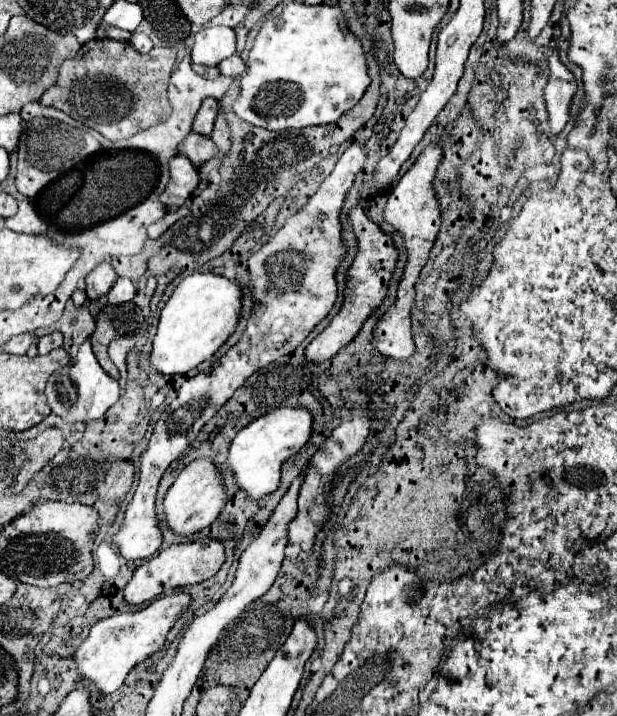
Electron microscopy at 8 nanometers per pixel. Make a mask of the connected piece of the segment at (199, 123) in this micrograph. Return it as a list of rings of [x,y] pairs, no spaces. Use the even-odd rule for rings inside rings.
[[[213,97],[205,99],[195,121],[193,121],[193,131],[201,133],[201,135],[211,135],[213,123],[215,123],[215,117],[217,117],[217,109],[219,109],[217,99],[213,99]]]

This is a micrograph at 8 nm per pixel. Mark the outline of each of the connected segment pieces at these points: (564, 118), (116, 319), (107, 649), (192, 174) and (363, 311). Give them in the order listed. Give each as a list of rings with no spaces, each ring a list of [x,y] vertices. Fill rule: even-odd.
[[[555,51],[549,57],[549,83],[545,87],[545,103],[549,111],[549,125],[551,135],[559,135],[569,121],[569,107],[573,101],[573,95],[577,93],[577,81],[575,75],[561,63],[559,51]]]
[[[123,303],[123,305],[107,305],[103,313],[97,319],[97,329],[91,335],[93,353],[97,355],[99,365],[105,369],[105,373],[113,379],[119,379],[117,367],[111,363],[107,355],[107,347],[111,341],[119,337],[129,337],[139,333],[143,323],[143,313],[135,303]]]
[[[173,593],[151,601],[147,607],[139,611],[115,613],[107,619],[97,621],[91,627],[89,637],[75,651],[79,673],[91,679],[97,685],[97,691],[101,693],[117,691],[133,667],[137,667],[141,661],[163,649],[167,633],[173,629],[175,621],[189,609],[191,601],[193,597],[189,593]]]
[[[177,155],[171,161],[171,181],[165,193],[159,197],[161,203],[169,209],[181,207],[199,185],[199,179],[199,171],[193,167],[193,163],[185,155]]]
[[[363,207],[351,209],[349,219],[351,219],[353,231],[359,239],[359,253],[357,253],[351,269],[349,269],[349,275],[347,275],[345,303],[343,303],[341,311],[333,317],[329,327],[311,341],[311,345],[305,351],[307,359],[315,361],[315,363],[331,359],[333,355],[337,355],[337,351],[341,347],[345,347],[347,343],[351,343],[355,339],[355,335],[361,331],[363,323],[367,321],[367,317],[381,307],[381,303],[387,295],[387,283],[391,281],[393,271],[397,267],[397,259],[399,259],[399,251],[393,245],[393,237],[389,233],[381,231],[379,225],[369,219],[369,215],[365,213]]]

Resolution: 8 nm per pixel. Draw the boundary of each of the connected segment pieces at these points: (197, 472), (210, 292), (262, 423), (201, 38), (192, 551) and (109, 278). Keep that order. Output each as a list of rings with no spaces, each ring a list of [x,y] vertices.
[[[199,457],[191,461],[175,479],[173,487],[165,495],[165,521],[167,525],[179,533],[179,535],[193,535],[205,527],[209,527],[221,509],[227,503],[227,493],[225,493],[225,481],[217,469],[217,465],[207,459]]]
[[[193,271],[173,291],[161,311],[159,329],[149,355],[151,365],[163,375],[187,373],[199,363],[211,359],[217,349],[233,335],[241,317],[243,287],[237,279],[229,279],[211,271]]]
[[[279,407],[263,417],[253,419],[237,433],[229,447],[229,465],[237,477],[237,485],[253,499],[273,493],[279,487],[281,465],[309,441],[311,431],[313,415],[305,407]]]
[[[207,27],[195,37],[191,59],[197,65],[217,67],[223,59],[235,55],[235,31],[231,27]]]
[[[199,539],[199,541],[171,545],[163,551],[159,551],[155,557],[143,561],[135,569],[133,579],[125,587],[125,601],[133,603],[133,605],[139,605],[139,603],[145,603],[145,601],[151,601],[155,597],[159,597],[161,593],[165,593],[169,589],[201,583],[201,581],[213,577],[221,569],[223,563],[225,563],[225,547],[223,547],[221,541]]]
[[[109,263],[97,265],[97,267],[85,277],[85,283],[87,283],[85,293],[87,293],[89,301],[107,295],[115,281],[117,281],[117,273],[113,271],[113,267],[111,267]]]

